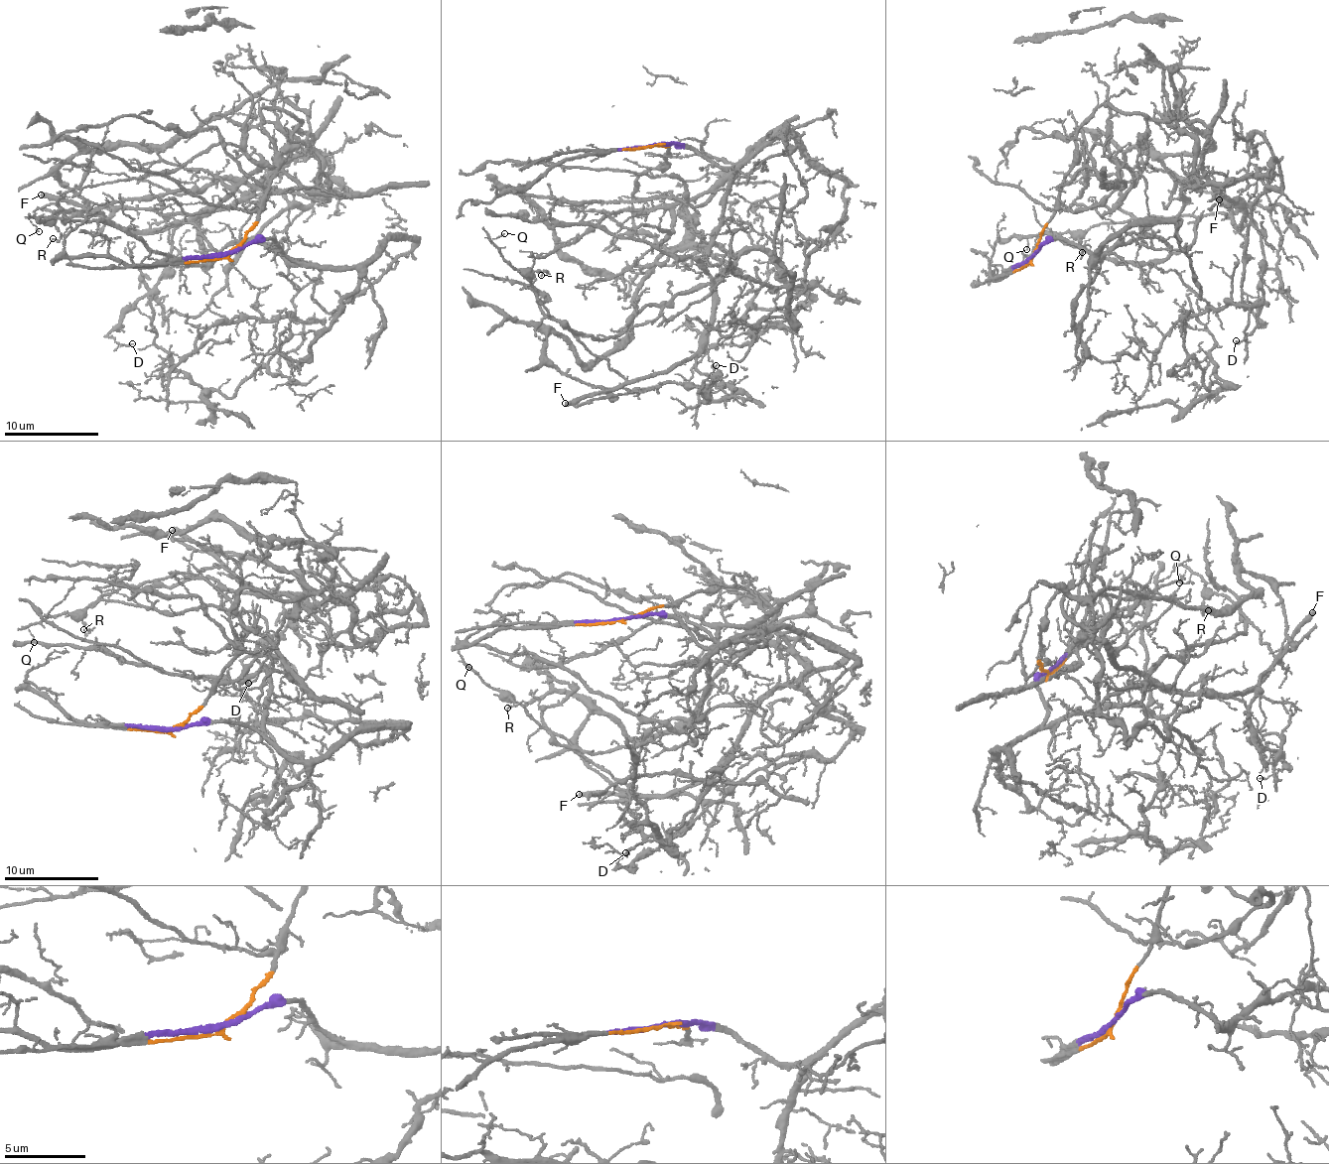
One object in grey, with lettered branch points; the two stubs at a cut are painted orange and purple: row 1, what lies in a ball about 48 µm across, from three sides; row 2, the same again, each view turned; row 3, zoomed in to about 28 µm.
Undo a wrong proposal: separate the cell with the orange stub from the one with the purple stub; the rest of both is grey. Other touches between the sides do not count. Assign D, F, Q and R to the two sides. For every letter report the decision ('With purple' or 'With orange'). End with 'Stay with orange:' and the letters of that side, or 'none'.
D: With orange
F: With orange
Q: With orange
R: With orange
Stay with orange: D, F, Q, R

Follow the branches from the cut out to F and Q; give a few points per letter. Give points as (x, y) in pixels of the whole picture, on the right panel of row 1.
F: (1029, 259), (1078, 129), (1101, 105), (1208, 128), (1201, 157), (1216, 188), (1240, 199), (1235, 228), (1219, 198)
Q: (1029, 259), (1101, 105), (1208, 128), (1206, 172), (1245, 214), (1235, 228), (1214, 214), (1103, 221), (1027, 249)

